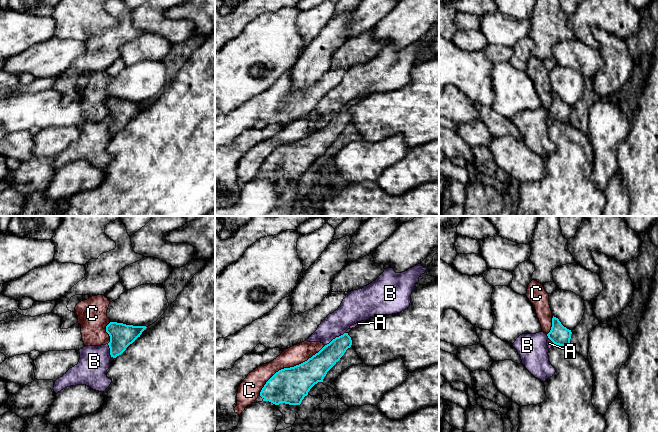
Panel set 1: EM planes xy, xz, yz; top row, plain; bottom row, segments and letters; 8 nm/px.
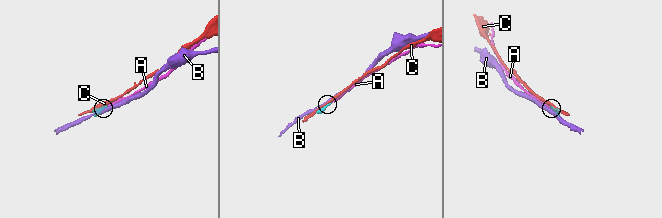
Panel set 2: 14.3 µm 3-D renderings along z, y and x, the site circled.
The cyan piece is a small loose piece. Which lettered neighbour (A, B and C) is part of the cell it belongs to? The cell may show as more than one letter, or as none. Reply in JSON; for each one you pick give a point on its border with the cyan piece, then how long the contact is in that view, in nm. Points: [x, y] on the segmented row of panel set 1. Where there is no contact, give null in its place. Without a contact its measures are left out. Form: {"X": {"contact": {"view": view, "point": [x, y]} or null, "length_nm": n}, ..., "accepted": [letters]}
{"A": {"contact": {"view": "yz", "point": [551, 340]}, "length_nm": 80}, "accepted": ["A"]}

